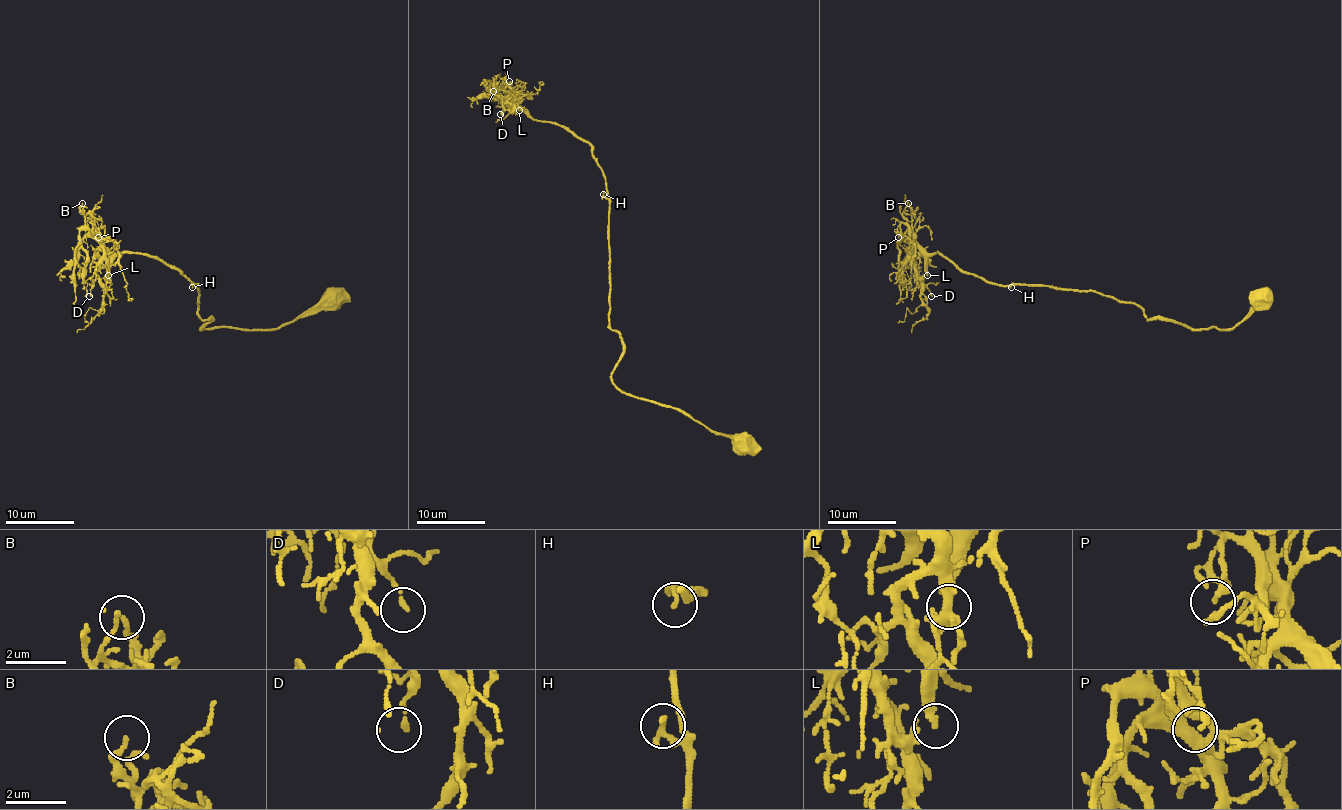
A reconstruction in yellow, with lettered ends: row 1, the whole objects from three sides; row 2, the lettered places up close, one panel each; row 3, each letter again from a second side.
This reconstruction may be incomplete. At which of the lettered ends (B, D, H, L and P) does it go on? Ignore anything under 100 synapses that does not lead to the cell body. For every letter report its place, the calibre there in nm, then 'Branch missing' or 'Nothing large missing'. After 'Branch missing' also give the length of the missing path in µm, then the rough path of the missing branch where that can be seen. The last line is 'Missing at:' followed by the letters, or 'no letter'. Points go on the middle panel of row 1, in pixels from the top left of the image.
B: Place: (493, 91). Thickness 200 nm. Nothing large missing
D: Place: (500, 114). Thickness 150 nm. Nothing large missing
H: Place: (603, 194). Thickness 100 nm. Nothing large missing
L: Place: (519, 110). Thickness 220 nm. Branch missing. Missing length about 60 µm. Course of what is missing: (519, 110), (583, 172), (590, 248), (620, 275), (576, 280), (560, 292)
P: Place: (509, 81). Thickness 150 nm. Nothing large missing
Missing at: L

